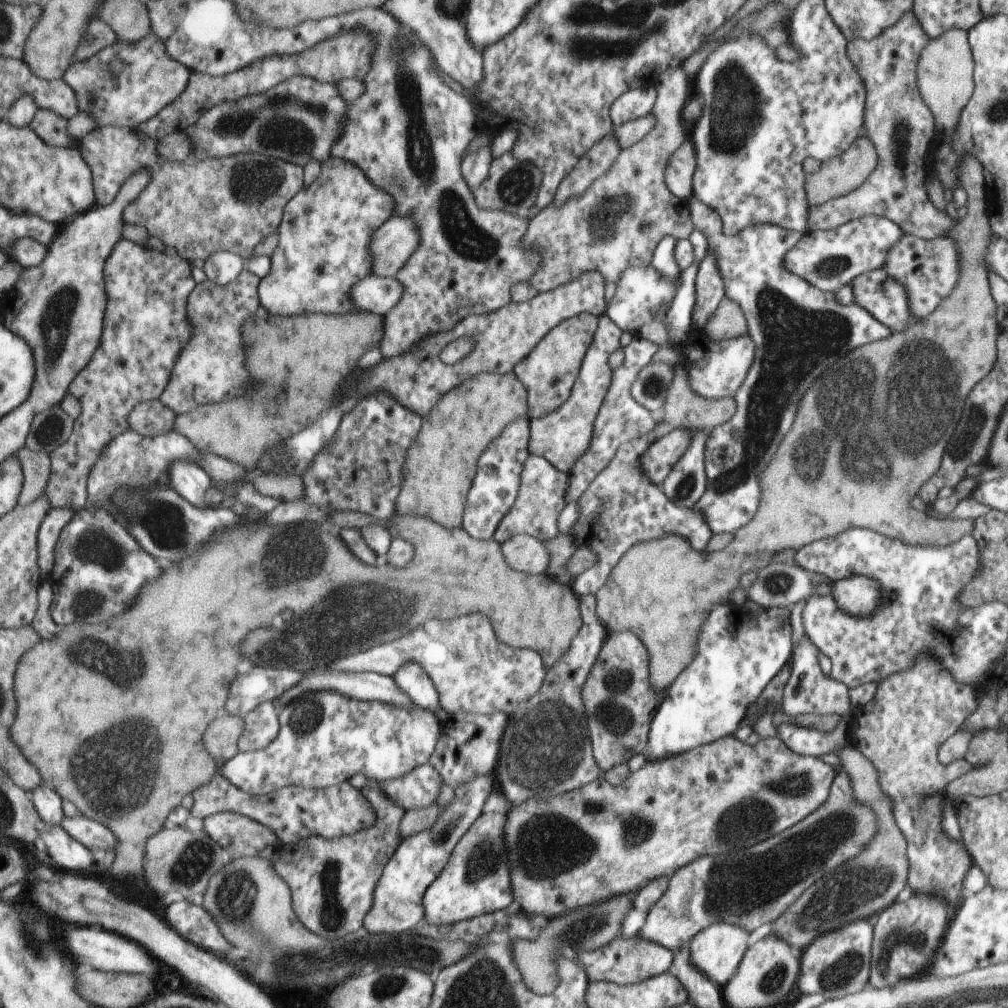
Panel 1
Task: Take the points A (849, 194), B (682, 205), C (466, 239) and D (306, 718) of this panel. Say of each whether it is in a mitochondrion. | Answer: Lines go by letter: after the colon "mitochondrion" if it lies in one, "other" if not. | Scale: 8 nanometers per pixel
A: other
B: other
C: mitochondrion
D: mitochondrion

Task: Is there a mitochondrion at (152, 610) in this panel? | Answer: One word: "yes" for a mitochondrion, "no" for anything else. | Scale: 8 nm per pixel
no

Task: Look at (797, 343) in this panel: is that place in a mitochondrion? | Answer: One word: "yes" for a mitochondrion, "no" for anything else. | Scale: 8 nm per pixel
yes

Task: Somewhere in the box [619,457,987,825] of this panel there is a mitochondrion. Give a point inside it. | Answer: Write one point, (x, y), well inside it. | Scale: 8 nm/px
(777, 583)

